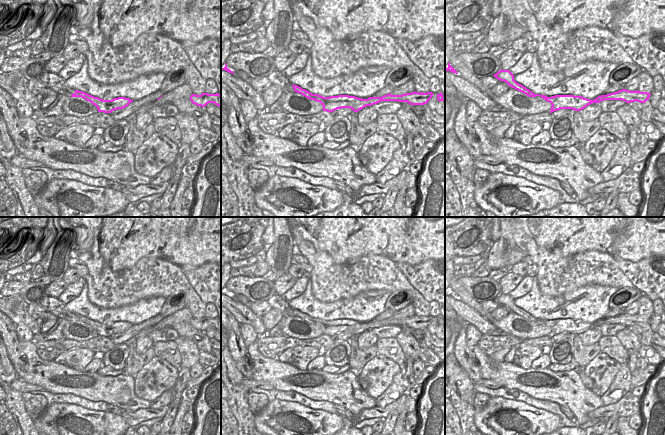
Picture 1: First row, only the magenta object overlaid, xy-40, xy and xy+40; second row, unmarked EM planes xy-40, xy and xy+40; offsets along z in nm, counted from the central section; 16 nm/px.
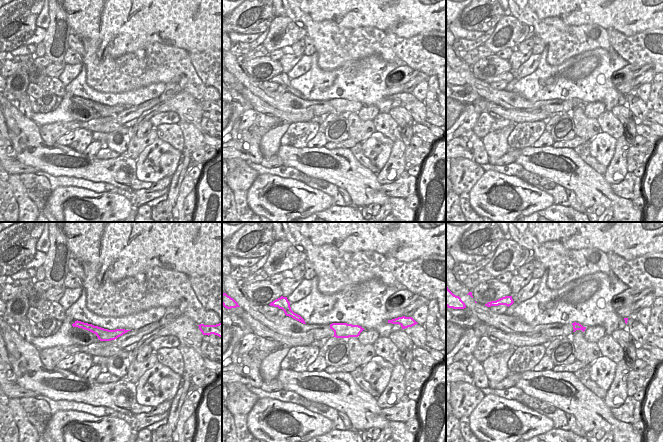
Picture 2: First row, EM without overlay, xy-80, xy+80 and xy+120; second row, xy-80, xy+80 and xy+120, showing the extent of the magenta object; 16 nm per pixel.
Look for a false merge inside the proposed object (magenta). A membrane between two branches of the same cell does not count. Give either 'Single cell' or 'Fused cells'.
Fused cells

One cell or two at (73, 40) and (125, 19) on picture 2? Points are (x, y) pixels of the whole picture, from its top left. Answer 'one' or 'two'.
two

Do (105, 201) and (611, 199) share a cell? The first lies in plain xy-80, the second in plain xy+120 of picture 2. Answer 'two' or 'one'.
two

